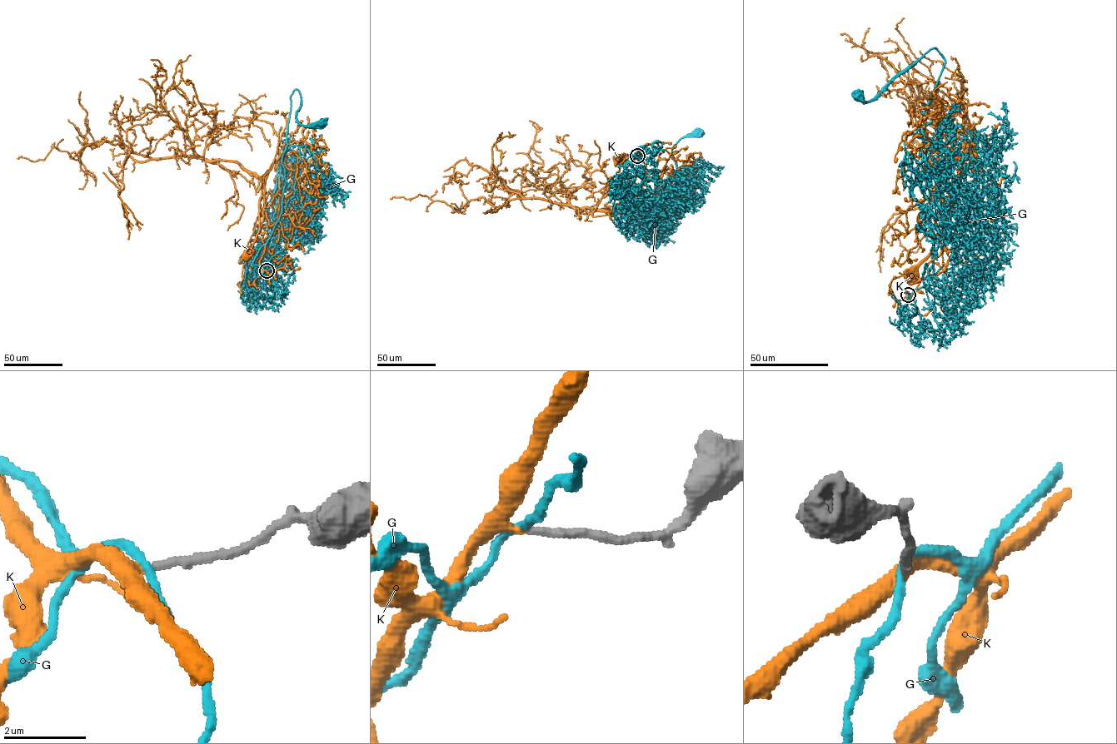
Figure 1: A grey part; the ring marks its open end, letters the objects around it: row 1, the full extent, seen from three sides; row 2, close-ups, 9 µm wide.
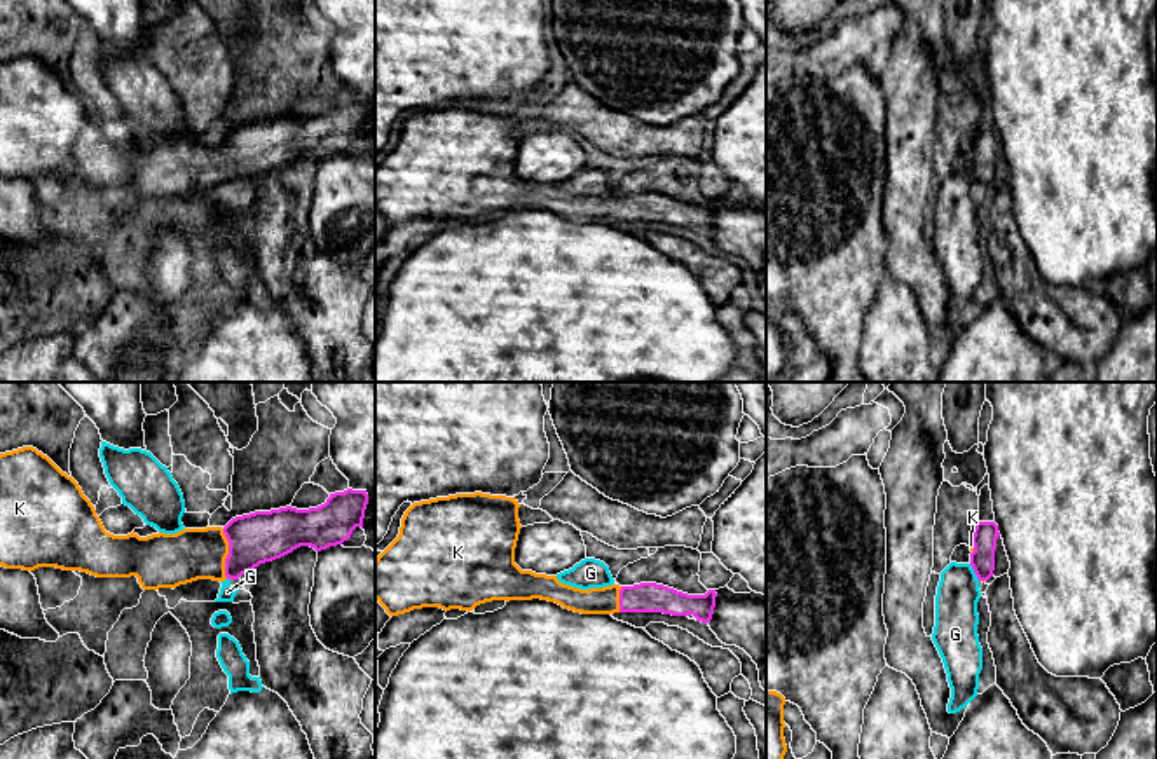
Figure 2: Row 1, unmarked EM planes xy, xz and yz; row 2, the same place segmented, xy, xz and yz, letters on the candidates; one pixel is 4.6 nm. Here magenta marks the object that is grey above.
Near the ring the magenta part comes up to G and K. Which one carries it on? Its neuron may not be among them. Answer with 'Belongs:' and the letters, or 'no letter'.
Belongs: K

